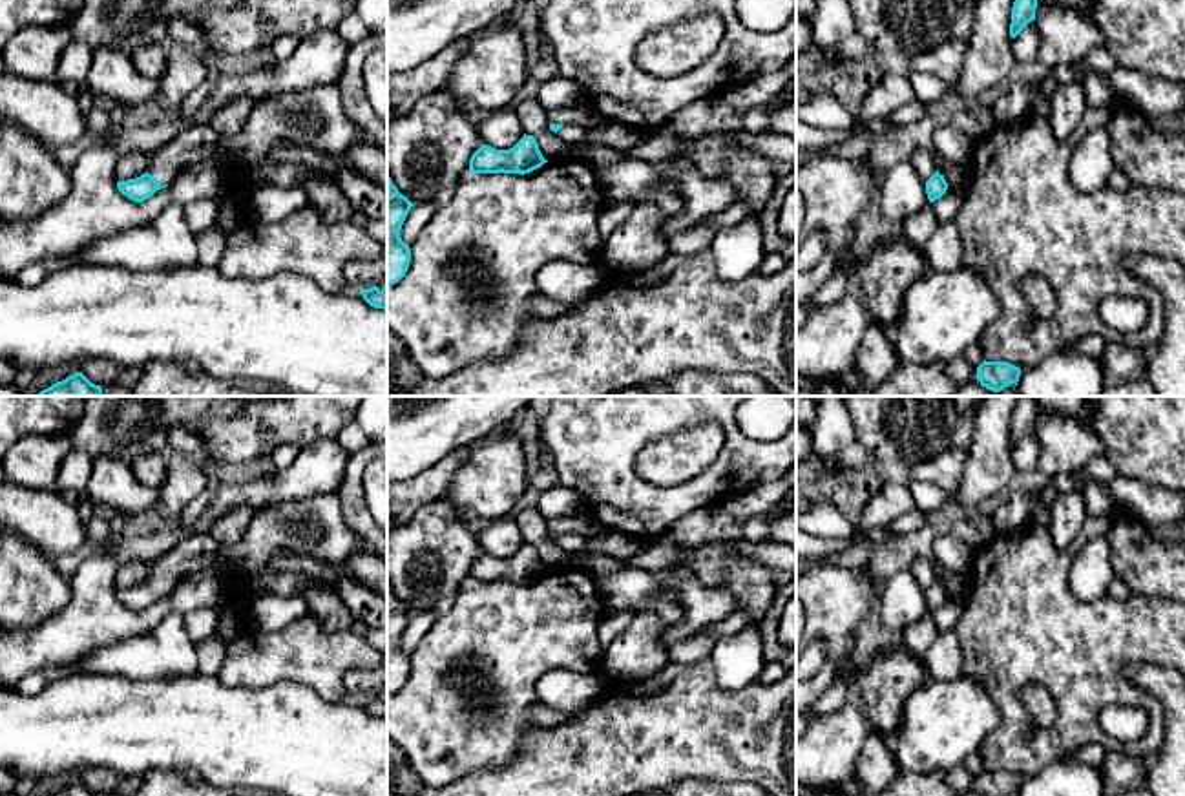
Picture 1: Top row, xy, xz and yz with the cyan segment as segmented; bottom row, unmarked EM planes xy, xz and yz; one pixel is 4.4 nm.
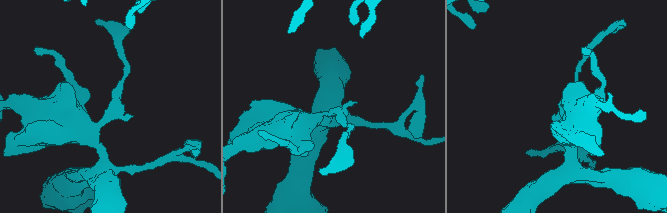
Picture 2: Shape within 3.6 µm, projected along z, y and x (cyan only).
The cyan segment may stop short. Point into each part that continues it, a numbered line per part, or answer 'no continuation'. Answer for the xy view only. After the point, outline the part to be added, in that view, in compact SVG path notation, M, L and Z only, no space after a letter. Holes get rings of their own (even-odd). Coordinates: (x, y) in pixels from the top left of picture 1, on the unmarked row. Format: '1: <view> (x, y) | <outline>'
1: xy (199, 552) | M210 533L188 537L175 544L153 568L148 582L161 595L170 593L183 579L217 564L219 544Z

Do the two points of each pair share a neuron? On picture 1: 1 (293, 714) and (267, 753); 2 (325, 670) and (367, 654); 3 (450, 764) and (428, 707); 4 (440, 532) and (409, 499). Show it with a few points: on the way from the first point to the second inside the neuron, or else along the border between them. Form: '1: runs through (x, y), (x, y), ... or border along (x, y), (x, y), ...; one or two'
1: runs through (289, 723), (285, 734), (276, 743); one
2: runs through (336, 659), (342, 654), (356, 654); one
3: runs through (450, 749), (448, 727), (442, 722); one
4: border along (442, 499), (422, 504), (406, 523); two

